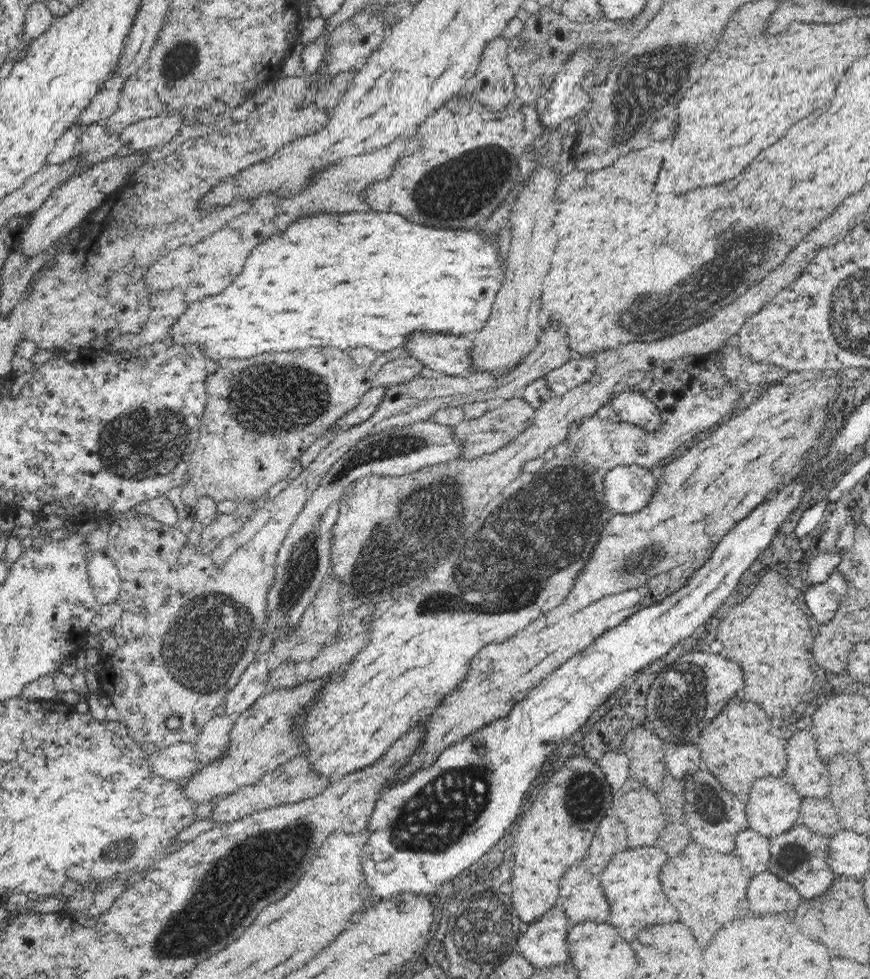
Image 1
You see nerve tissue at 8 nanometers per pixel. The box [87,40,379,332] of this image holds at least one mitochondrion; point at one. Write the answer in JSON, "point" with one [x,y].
{"point":[180,61]}

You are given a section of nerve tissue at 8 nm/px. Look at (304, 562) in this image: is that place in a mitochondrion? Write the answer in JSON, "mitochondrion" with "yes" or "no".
{"mitochondrion":"yes"}

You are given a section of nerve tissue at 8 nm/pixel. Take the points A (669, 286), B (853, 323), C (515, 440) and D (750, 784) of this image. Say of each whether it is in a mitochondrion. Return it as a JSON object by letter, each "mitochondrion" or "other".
{"A":"mitochondrion","B":"mitochondrion","C":"other","D":"other"}

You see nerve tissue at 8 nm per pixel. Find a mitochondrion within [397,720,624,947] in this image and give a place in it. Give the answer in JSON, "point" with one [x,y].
{"point":[580,796]}

